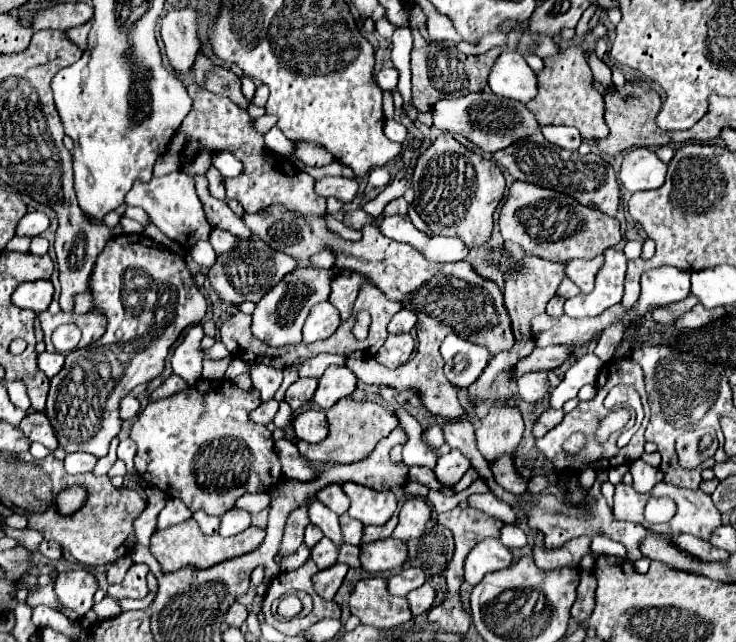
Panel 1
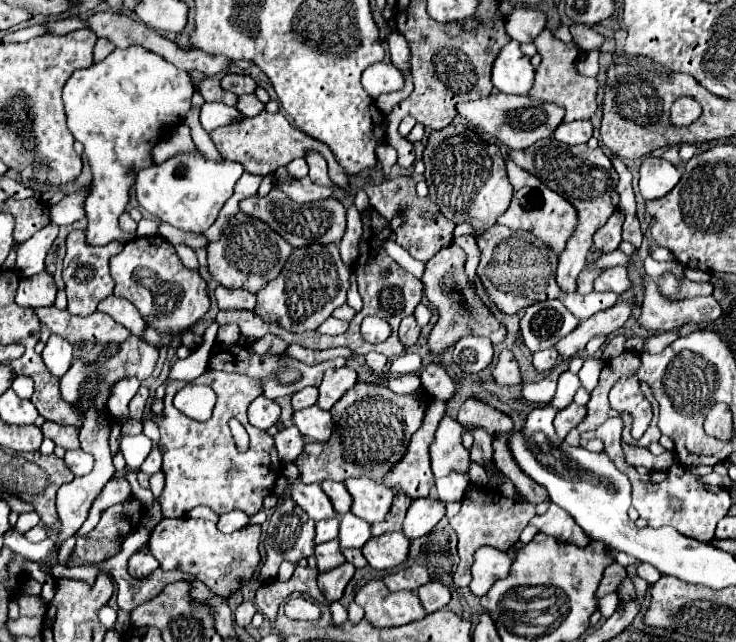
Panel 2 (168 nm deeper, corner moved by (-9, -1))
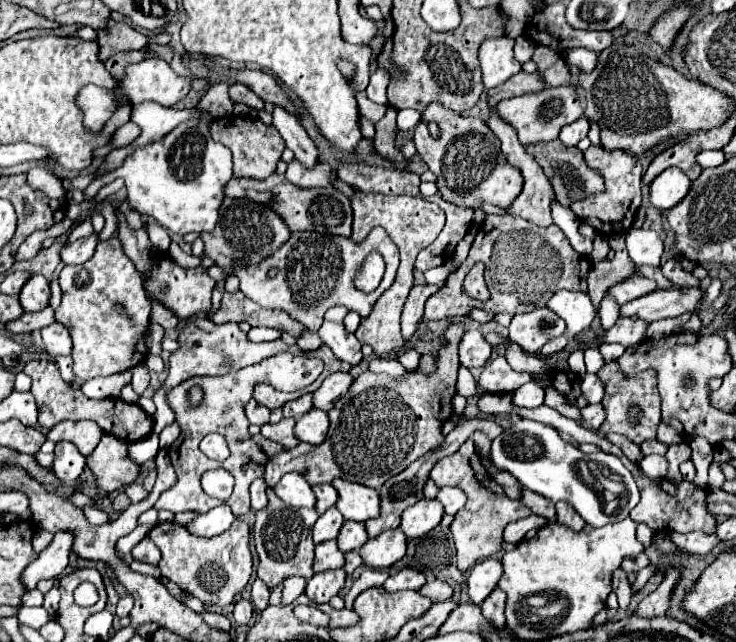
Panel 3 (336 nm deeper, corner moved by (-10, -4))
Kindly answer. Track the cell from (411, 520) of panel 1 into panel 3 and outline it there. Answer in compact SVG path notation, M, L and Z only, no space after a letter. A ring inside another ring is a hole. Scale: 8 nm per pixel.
M420 499L416 505L408 507L402 513L402 525L400 529L408 539L418 539L430 533L440 521L442 521L444 509L442 503L436 499Z

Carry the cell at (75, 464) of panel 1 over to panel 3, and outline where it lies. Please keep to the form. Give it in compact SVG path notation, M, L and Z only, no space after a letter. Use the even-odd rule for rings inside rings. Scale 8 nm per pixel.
M62 441L62 443L56 443L56 449L54 449L54 473L60 481L72 485L80 473L86 469L86 457L82 453L78 453L78 449L74 449L74 445L70 445L68 441Z

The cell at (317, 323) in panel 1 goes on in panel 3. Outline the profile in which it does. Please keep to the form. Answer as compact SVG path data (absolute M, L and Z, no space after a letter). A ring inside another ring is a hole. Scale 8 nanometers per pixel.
M324 321L318 331L320 339L334 351L334 355L350 365L358 365L362 359L362 343L354 337L354 333L346 331L342 323Z

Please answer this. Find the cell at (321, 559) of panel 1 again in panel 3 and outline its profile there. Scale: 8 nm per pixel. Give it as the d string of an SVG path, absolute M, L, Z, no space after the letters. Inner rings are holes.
M324 541L322 545L316 545L316 557L314 557L314 571L322 573L328 569L340 569L344 567L344 553L338 549L336 541Z

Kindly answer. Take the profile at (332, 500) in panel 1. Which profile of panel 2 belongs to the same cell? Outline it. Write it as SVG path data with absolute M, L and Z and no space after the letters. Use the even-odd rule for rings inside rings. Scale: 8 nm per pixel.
M325 480L321 482L321 488L325 490L325 494L329 494L329 500L333 502L333 508L337 510L339 516L347 514L351 508L351 496L345 488L343 482L333 482L333 480Z

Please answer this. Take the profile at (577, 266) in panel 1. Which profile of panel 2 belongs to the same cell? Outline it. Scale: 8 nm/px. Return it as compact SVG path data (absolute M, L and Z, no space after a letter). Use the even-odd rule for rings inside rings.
M615 266L615 268L607 268L597 280L595 280L595 290L597 292L615 292L617 296L621 296L623 292L627 292L631 288L631 280L627 274L627 268L623 266Z

